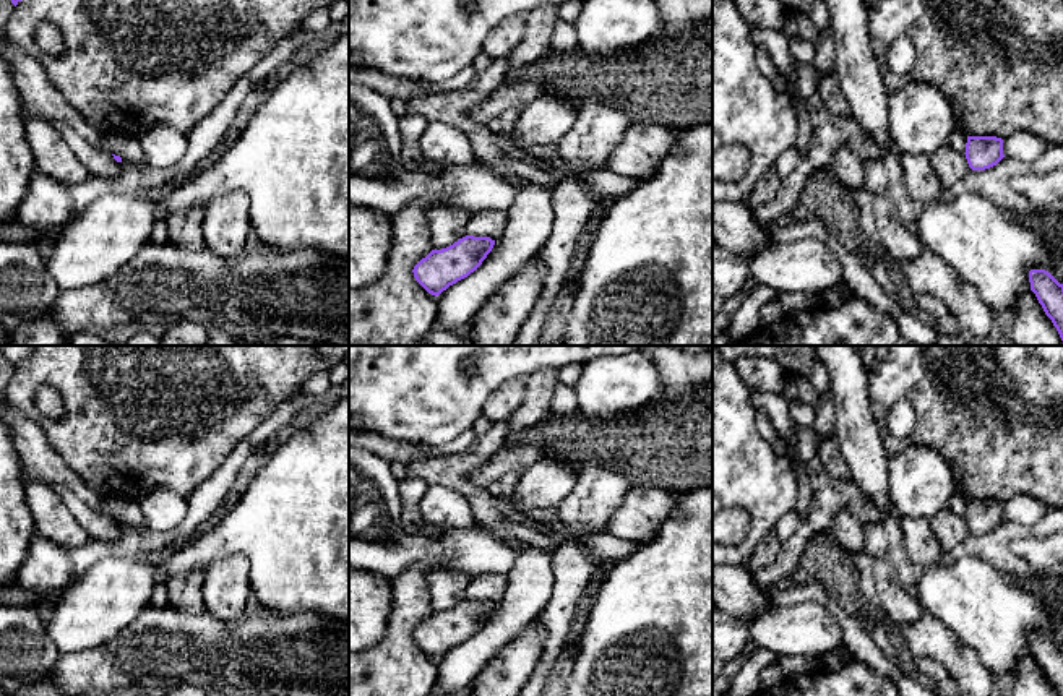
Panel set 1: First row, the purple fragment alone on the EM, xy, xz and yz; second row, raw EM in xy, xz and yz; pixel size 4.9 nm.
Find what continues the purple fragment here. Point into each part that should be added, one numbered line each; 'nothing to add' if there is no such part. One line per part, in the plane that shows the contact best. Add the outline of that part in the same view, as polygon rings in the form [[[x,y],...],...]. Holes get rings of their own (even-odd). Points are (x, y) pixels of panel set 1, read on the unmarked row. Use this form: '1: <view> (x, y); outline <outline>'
1: xz (492, 588); outline [[[508,574],[477,576],[466,591],[466,599],[490,600],[498,604],[506,592]]]

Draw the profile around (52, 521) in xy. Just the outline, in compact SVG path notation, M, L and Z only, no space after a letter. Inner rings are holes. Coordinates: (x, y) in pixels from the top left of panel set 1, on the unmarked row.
M26 479L24 496L34 519L36 534L67 552L81 548L89 542L89 534L45 483Z

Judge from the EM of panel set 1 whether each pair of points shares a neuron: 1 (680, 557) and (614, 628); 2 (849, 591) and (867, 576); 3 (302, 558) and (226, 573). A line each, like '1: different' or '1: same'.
1: same
2: different
3: different

